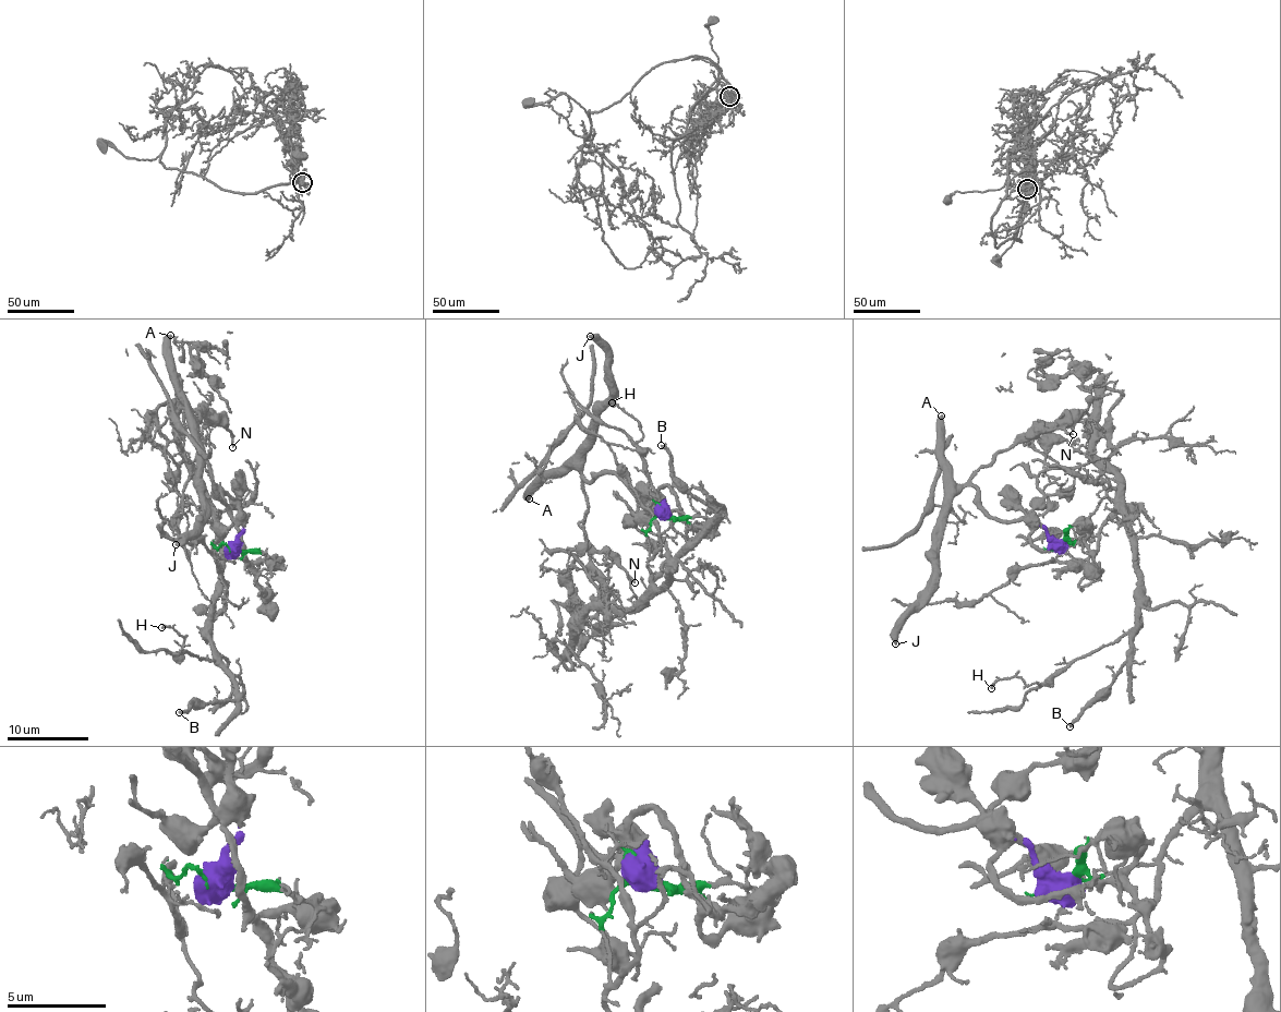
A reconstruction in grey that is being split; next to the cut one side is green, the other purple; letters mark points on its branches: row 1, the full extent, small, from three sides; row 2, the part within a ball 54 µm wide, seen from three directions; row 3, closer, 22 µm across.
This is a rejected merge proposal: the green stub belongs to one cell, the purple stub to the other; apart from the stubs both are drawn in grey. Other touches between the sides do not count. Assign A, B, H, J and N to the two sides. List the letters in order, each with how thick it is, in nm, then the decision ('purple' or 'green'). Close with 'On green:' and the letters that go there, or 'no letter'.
A: calibre 440 nm; purple
B: calibre 280 nm; green
H: calibre 180 nm; green
J: calibre 480 nm; purple
N: calibre 190 nm; purple
On green: B, H

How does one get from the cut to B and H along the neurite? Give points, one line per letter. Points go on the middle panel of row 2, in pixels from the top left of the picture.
B: (662, 517), (651, 522), (648, 542), (654, 587), (668, 578), (716, 514), (683, 490), (662, 444)
H: (662, 517), (651, 522), (648, 542), (656, 588), (686, 546), (654, 488), (638, 422), (613, 401)

